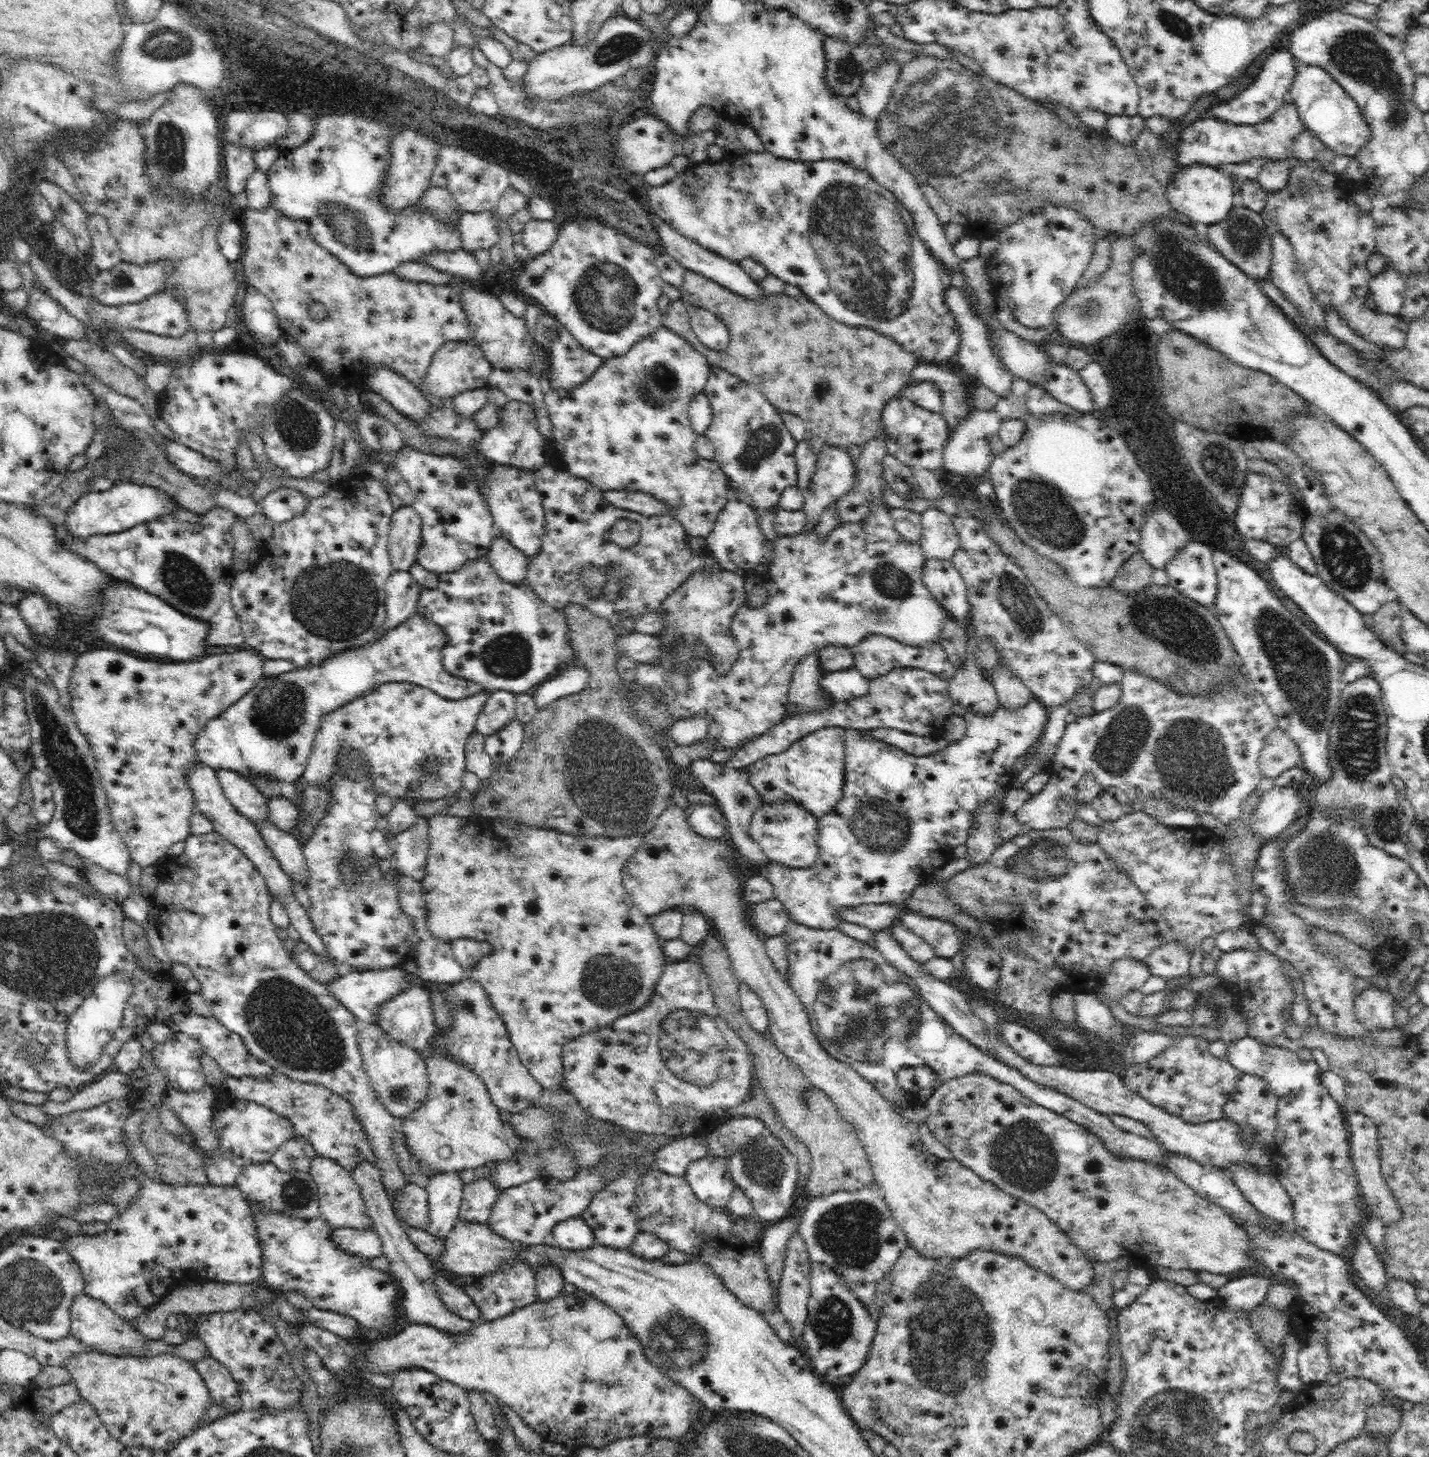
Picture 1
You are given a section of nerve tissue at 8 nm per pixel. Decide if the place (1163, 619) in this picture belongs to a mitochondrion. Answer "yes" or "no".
yes

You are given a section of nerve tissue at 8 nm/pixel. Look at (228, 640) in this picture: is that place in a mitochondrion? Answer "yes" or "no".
no

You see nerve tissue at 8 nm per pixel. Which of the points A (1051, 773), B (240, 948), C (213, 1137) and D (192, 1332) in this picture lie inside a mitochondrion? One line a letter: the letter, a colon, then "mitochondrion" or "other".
A: other
B: other
C: other
D: other

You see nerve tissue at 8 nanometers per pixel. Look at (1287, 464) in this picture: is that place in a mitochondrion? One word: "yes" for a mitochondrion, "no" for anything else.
no

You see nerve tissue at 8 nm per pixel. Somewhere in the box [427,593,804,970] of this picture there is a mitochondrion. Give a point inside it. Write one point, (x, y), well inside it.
(621, 796)

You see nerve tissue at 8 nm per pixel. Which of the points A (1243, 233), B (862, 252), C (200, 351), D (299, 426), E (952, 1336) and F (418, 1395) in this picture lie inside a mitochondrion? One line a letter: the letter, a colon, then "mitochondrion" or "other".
A: mitochondrion
B: mitochondrion
C: other
D: mitochondrion
E: mitochondrion
F: other

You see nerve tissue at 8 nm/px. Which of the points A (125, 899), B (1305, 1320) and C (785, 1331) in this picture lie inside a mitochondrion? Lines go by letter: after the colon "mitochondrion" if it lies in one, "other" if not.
A: other
B: other
C: other

